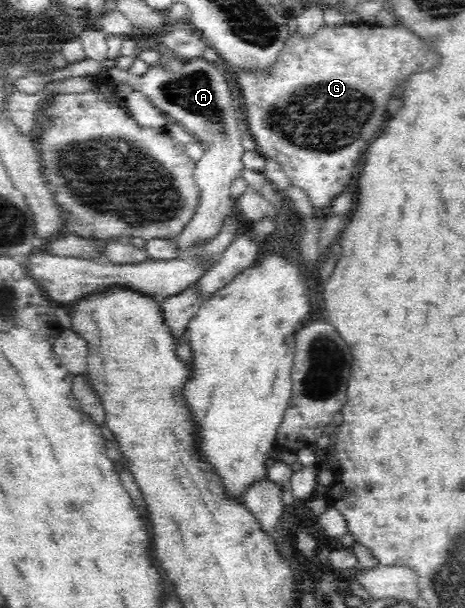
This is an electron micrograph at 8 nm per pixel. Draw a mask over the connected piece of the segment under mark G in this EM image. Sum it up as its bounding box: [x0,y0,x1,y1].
[233,23,439,209]

